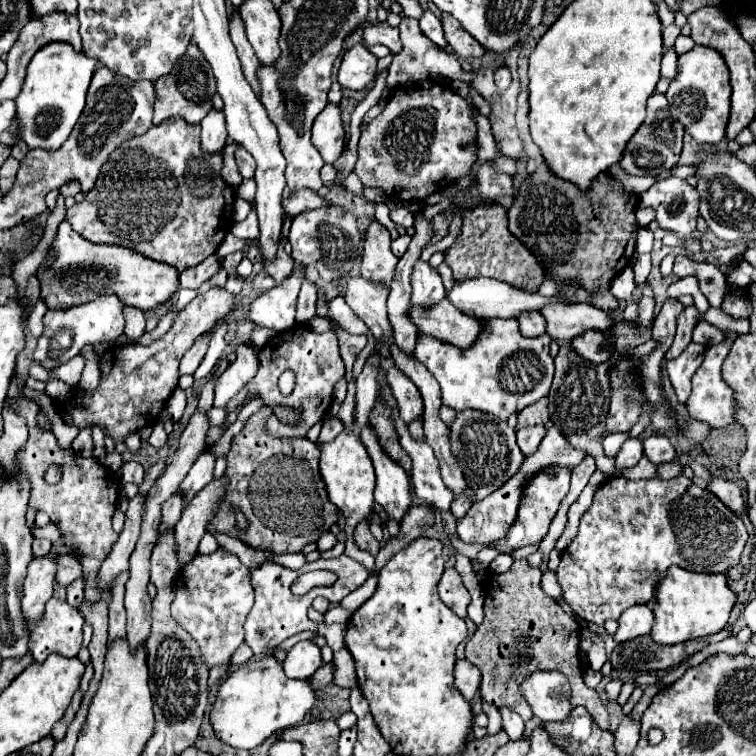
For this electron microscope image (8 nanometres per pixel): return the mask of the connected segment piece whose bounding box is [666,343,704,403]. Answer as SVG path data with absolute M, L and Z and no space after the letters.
M690 343L680 357L668 361L666 371L672 381L672 387L676 389L680 403L686 403L686 399L690 395L690 379L692 379L694 371L700 367L702 359L704 359L704 345Z

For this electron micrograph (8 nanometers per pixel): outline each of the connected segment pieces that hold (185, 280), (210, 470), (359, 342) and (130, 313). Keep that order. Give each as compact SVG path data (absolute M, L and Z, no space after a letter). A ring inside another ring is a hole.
M210 255L202 263L189 267L179 274L181 288L198 289L204 281L208 281L220 267L220 261L216 255Z
M206 445L206 449L198 455L196 463L194 463L192 469L188 471L184 483L180 483L180 489L188 495L186 505L190 503L190 499L192 499L202 487L206 487L206 485L214 479L214 461L216 461L216 455L214 455L214 451L212 451L212 445Z
M334 329L334 331L338 335L340 353L342 353L342 359L344 359L344 365L346 365L346 381L354 383L356 377L354 377L352 369L354 369L358 353L366 347L366 335L350 335L350 333L342 331L342 329Z
M126 307L124 309L124 317L126 317L126 335L130 339L136 339L144 333L144 327L146 327L146 317L142 311L138 311L136 307Z

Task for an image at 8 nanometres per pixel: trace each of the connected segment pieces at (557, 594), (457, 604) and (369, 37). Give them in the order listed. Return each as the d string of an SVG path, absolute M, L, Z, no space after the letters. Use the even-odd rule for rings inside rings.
M546 571L546 573L542 575L542 589L544 589L544 593L550 595L554 601L560 601L560 599L562 599L562 589L560 589L560 585L558 585L558 581L556 581L556 575L550 573L550 571Z
M446 569L442 573L442 579L438 583L438 593L440 593L440 599L458 615L458 617L466 617L466 607L470 603L470 595L468 595L468 589L464 587L462 579L460 579L460 573L456 569Z
M372 23L364 29L364 41L366 45L386 45L394 55L402 51L402 41L398 35L398 27L390 27L388 23Z

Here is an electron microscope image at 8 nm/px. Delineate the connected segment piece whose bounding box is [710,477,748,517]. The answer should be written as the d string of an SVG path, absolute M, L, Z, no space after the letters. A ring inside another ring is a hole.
M712 477L712 483L710 483L710 491L728 507L732 509L738 517L748 513L748 507L744 505L744 499L742 499L742 489L732 483L732 481L724 481L724 479L718 479L718 477Z

